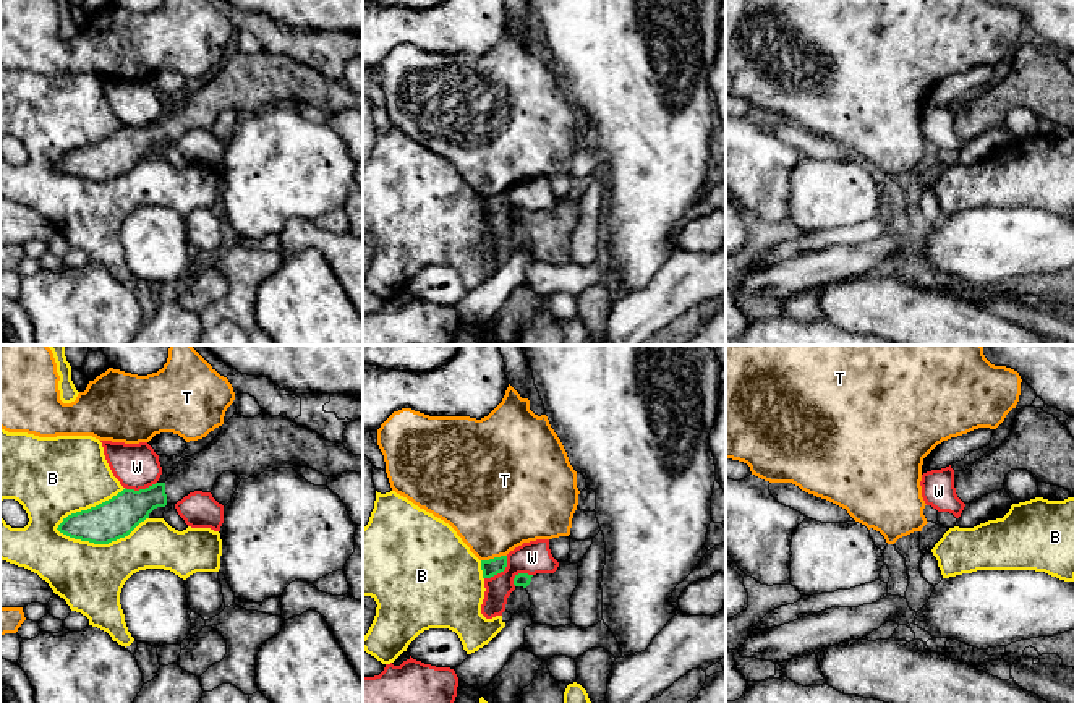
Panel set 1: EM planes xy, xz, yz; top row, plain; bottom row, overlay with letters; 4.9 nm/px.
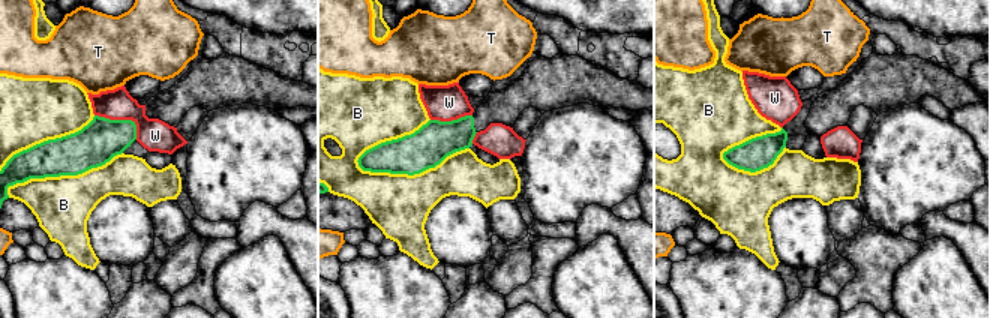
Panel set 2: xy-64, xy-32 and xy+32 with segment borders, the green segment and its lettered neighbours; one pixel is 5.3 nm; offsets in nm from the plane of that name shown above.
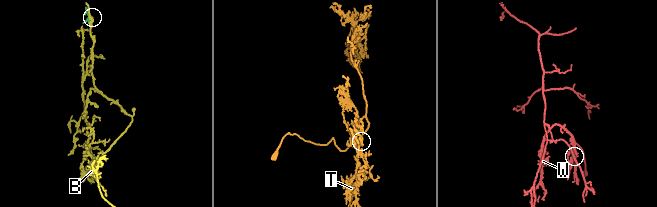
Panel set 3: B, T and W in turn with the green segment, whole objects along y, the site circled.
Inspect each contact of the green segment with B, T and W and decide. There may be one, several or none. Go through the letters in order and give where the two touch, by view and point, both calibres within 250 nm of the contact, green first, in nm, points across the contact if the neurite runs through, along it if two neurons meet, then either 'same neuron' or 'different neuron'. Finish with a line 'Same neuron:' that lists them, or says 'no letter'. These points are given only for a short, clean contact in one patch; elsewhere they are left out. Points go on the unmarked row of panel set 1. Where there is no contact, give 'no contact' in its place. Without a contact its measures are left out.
B: contact xy (101, 180); calibres 200 and 340 nm; different neuron
T: contact xz (494, 195); calibres 90 and 460 nm; different neuron
W: contact xz (501, 208); calibres 90 and 160 nm; different neuron
Same neuron: no letter

